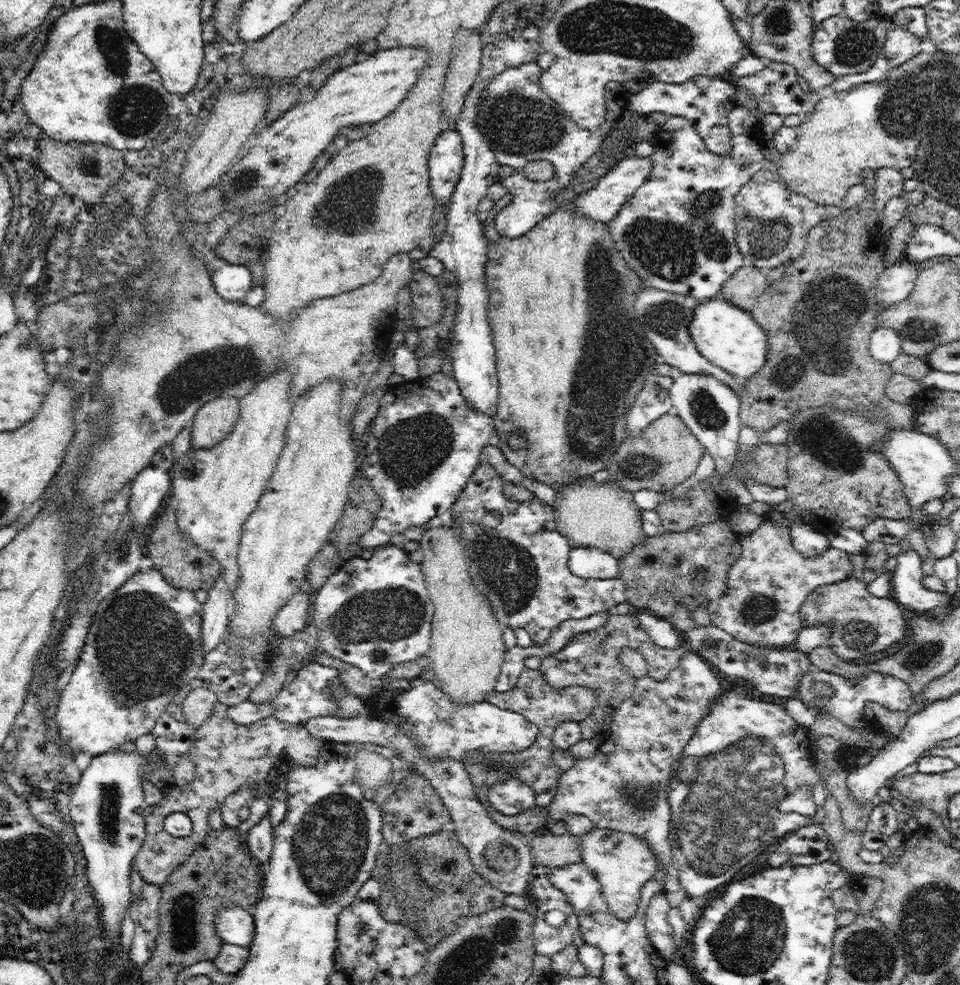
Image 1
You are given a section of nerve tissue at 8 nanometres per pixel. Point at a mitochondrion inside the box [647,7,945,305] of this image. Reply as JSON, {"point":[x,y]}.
{"point":[769,238]}

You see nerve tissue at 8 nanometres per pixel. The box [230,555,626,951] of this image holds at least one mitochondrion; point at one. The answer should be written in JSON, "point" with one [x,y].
{"point":[329,846]}

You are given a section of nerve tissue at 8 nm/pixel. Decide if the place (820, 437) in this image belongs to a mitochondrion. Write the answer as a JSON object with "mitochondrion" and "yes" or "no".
{"mitochondrion":"yes"}

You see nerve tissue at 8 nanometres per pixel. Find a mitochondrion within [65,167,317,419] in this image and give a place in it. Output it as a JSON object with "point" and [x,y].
{"point":[211,372]}

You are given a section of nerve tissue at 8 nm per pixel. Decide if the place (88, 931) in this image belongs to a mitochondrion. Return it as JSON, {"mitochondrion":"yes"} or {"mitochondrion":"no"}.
{"mitochondrion":"no"}

